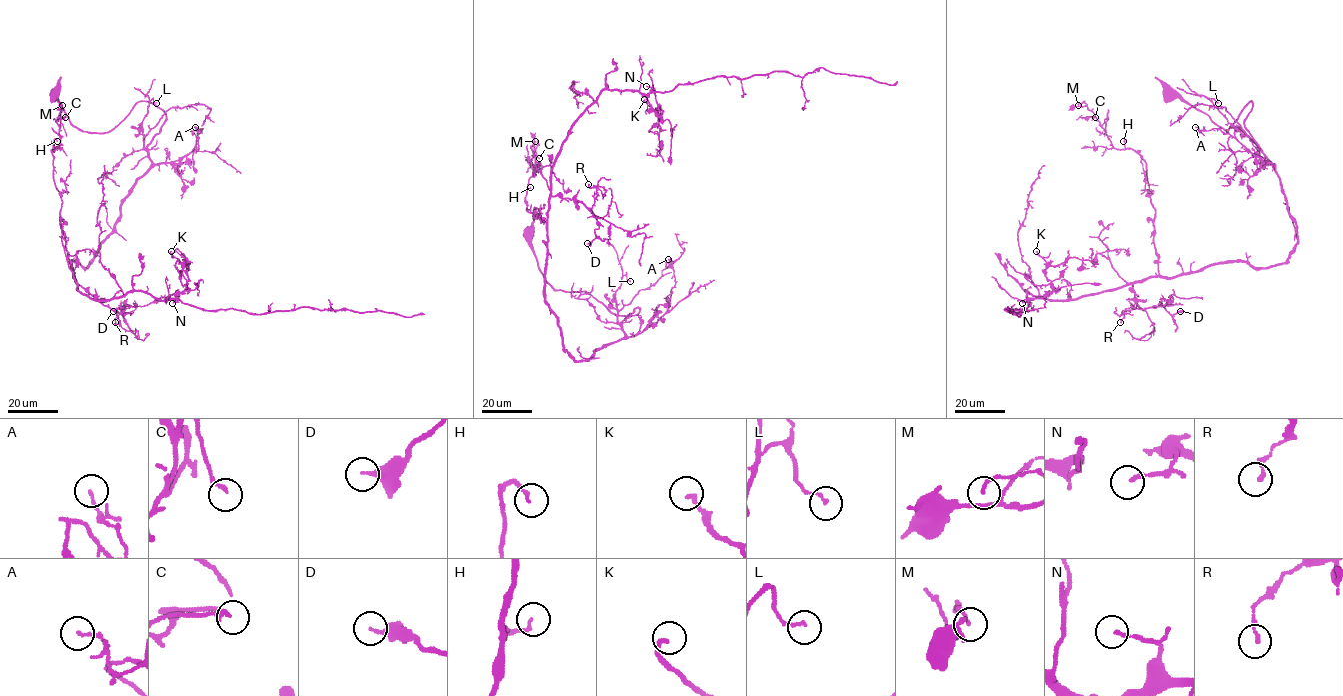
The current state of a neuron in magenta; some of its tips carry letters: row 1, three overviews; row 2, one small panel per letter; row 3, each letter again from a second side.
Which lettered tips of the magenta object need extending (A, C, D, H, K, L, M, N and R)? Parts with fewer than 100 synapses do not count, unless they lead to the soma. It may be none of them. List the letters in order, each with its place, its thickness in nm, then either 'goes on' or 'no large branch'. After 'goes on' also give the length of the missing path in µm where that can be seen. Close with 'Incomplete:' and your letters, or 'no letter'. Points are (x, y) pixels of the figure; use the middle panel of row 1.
A: (668, 259) | 130 nm | no large branch
C: (539, 158) | 150 nm | no large branch
D: (587, 243) | 300 nm | no large branch
H: (530, 187) | 130 nm | no large branch
K: (644, 99) | 160 nm | no large branch
L: (630, 281) | 130 nm | no large branch
M: (535, 141) | 130 nm | no large branch
N: (646, 86) | 150 nm | no large branch
R: (588, 184) | 130 nm | no large branch
Incomplete: no letter

